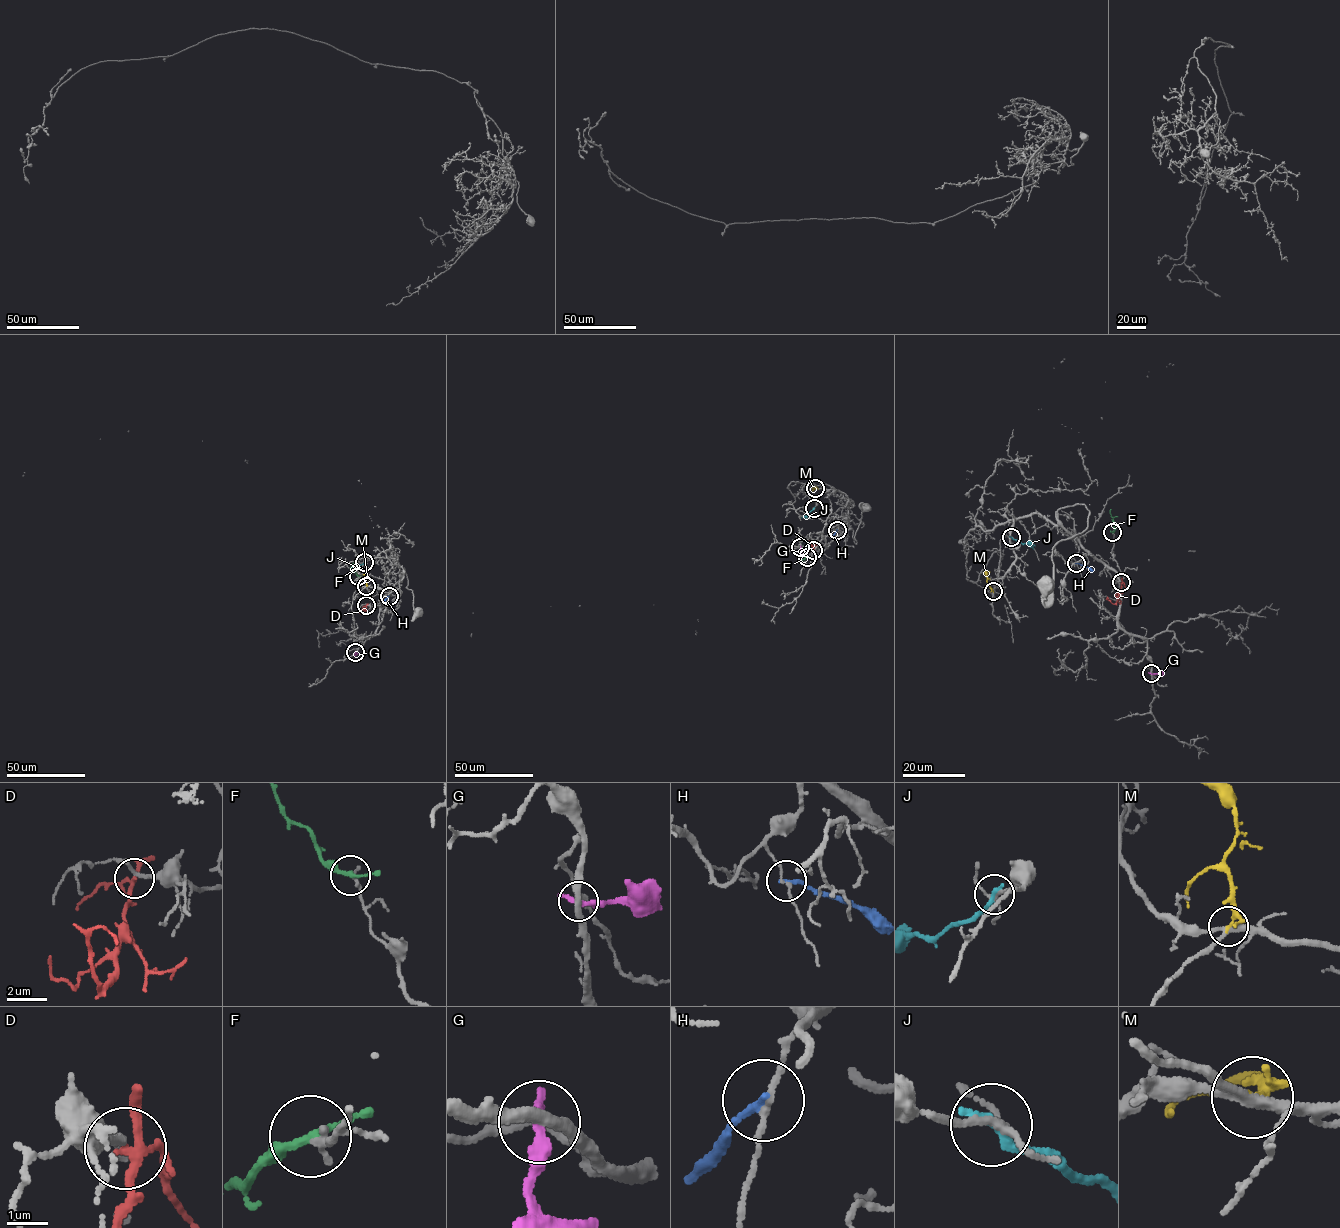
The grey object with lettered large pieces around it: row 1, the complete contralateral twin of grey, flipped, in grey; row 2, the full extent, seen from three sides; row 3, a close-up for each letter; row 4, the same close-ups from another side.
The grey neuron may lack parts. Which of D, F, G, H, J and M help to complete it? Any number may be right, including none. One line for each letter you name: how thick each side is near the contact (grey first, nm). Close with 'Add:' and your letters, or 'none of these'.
Add: none of these

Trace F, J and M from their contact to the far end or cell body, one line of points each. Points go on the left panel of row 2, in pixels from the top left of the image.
F: (359, 576), (352, 568), (354, 562)
J: (365, 562), (353, 565)
M: (366, 586), (366, 577), (363, 574)

